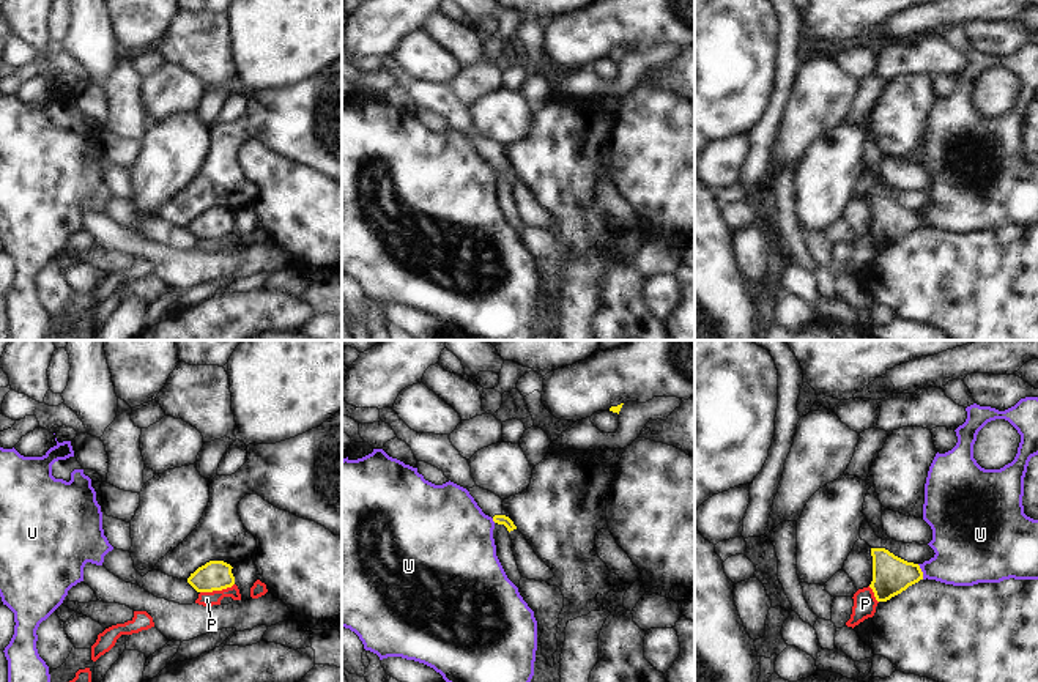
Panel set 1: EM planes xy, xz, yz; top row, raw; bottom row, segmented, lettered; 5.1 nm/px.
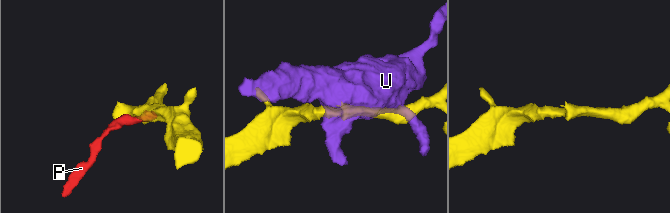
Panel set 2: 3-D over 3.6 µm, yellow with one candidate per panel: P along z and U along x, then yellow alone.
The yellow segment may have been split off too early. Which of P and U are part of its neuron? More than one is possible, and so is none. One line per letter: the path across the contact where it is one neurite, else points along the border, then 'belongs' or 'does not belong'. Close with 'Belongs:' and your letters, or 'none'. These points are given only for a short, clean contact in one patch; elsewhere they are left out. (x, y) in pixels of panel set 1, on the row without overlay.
P: does not belong
U: border yz (917, 211), (923, 226); does not belong
Belongs: none

